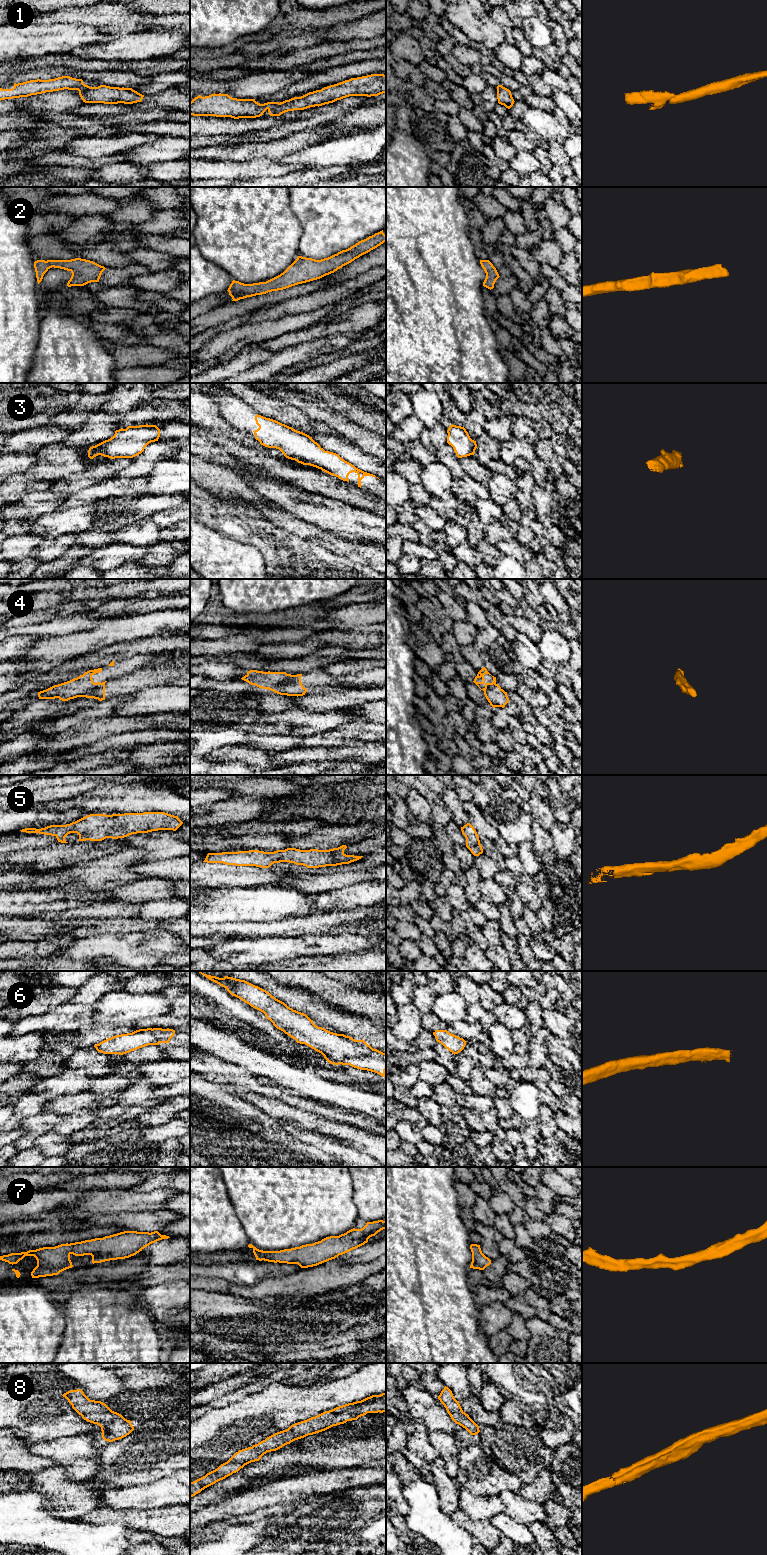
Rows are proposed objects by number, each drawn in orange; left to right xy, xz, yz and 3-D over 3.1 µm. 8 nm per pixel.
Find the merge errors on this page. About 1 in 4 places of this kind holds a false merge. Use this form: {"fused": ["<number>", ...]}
{"fused": ["4"]}

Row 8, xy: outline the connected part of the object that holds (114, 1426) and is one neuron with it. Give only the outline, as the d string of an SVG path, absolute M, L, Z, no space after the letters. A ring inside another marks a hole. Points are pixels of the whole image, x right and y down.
M81 1389L70 1390L62 1396L84 1420L101 1427L102 1438L105 1441L122 1439L134 1430L132 1421L112 1411L105 1403L90 1400Z

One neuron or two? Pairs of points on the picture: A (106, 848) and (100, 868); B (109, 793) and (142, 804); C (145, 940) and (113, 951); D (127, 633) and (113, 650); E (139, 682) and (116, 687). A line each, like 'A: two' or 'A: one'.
A: two
B: one
C: one
D: two
E: one

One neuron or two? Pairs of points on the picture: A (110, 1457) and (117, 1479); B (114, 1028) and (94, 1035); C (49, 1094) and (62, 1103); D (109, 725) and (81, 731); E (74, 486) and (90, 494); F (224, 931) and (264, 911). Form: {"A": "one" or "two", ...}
{"A": "one", "B": "one", "C": "two", "D": "one", "E": "two", "F": "two"}

